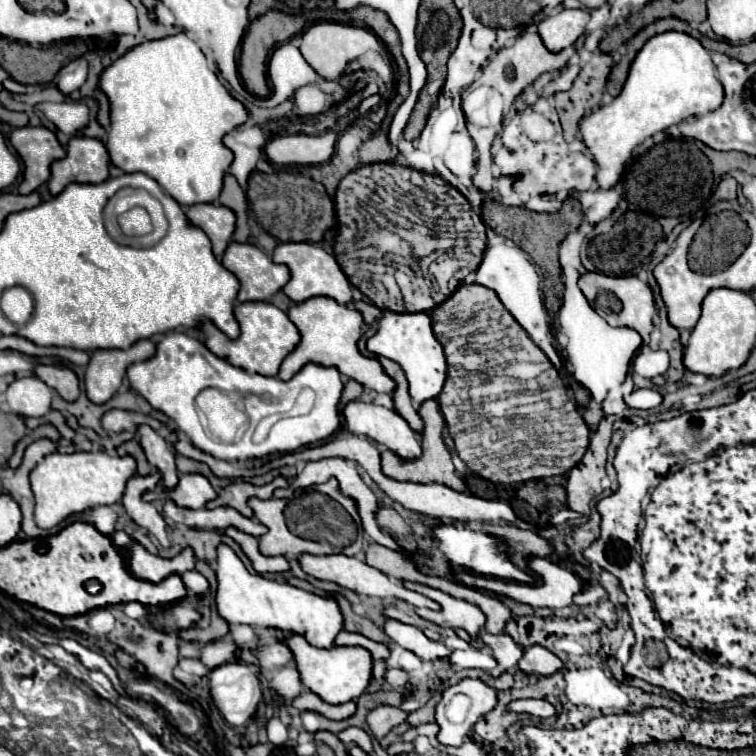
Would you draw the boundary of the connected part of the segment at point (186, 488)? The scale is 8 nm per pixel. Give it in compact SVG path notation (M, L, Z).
M198 473L180 475L178 485L168 493L168 499L172 499L178 507L186 509L202 509L214 497L216 491L212 489L210 481Z

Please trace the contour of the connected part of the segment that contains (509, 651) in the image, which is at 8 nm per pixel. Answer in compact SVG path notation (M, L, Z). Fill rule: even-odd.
M480 631L478 635L494 653L494 659L498 661L498 667L490 671L490 675L498 677L500 673L512 669L518 665L520 657L522 657L522 647L518 643L514 643L514 639L506 633L498 633L498 635L492 635L492 633L486 633L486 631Z

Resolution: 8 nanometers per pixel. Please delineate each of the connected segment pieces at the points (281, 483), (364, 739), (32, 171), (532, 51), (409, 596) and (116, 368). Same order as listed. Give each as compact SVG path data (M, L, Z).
M276 477L272 483L262 485L262 487L256 487L256 485L250 485L250 483L244 483L244 481L240 481L240 483L230 483L230 485L224 487L224 489L218 493L218 497L216 497L212 503L208 503L206 507L208 507L208 509L214 509L214 507L226 505L226 507L232 507L232 509L240 511L244 517L252 519L254 513L252 513L252 509L246 505L246 501L248 501L250 497L272 499L274 489L286 487L286 485L288 485L288 481L286 481L284 477Z
M348 727L344 731L338 733L338 739L342 743L356 743L360 749L364 749L366 753L372 753L372 743L370 743L370 737L366 735L364 729L360 727Z
M20 127L10 135L12 147L24 161L24 181L18 191L28 195L36 191L42 183L50 179L50 163L64 159L64 149L60 147L56 135L46 127Z
M524 33L512 47L504 47L496 53L496 57L490 61L490 65L482 71L482 75L476 79L476 83L472 87L478 85L490 85L494 89L500 91L500 95L504 97L504 105L506 109L512 105L512 101L522 93L522 89L530 83L534 83L542 73L546 71L554 71L560 69L568 63L570 59L570 49L562 49L560 53L552 53L544 47L542 39L538 33Z
M300 555L300 567L304 573L320 579L320 581L332 581L340 587L346 587L358 595L368 595L368 597L384 597L384 599L402 599L414 607L428 607L428 609L440 609L438 603L434 603L432 599L414 593L410 589L406 589L400 581L384 575L382 571L366 565L364 561L356 559L356 557L346 557L346 555Z
M140 339L128 349L94 351L86 367L86 393L92 403L106 403L120 387L128 365L150 359L156 345L150 339Z

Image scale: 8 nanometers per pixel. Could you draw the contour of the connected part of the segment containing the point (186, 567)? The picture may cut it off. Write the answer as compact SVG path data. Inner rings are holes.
M122 529L112 535L112 541L118 549L122 549L124 557L126 557L128 571L136 579L142 579L142 581L160 583L162 579L166 579L170 575L182 575L186 571L192 571L194 563L196 563L196 557L192 555L192 549L184 549L182 553L178 553L172 559L162 559L158 555L152 555L150 551L146 551L140 543L136 543Z

